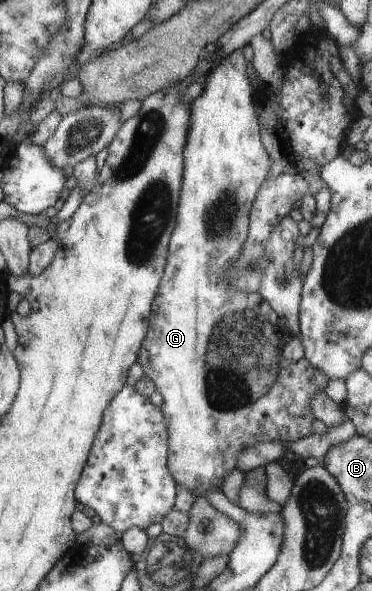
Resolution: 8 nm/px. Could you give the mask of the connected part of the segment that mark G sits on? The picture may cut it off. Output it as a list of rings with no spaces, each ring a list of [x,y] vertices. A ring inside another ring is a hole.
[[[235,50],[227,57],[220,60],[218,66],[212,66],[203,76],[202,90],[197,98],[190,102],[191,124],[189,134],[186,136],[186,145],[183,148],[185,157],[185,167],[183,168],[183,196],[179,196],[179,224],[175,224],[175,236],[171,236],[171,256],[167,256],[167,268],[163,270],[163,284],[159,284],[159,296],[155,296],[155,312],[151,316],[151,328],[147,328],[147,340],[143,342],[143,348],[139,348],[139,354],[145,354],[141,360],[143,373],[153,382],[154,388],[163,398],[160,408],[169,434],[169,459],[167,465],[170,473],[173,474],[175,481],[180,486],[184,486],[197,498],[205,496],[213,488],[221,490],[221,480],[225,474],[237,468],[237,456],[243,448],[255,446],[263,442],[295,442],[313,433],[314,412],[312,410],[312,400],[320,392],[324,392],[327,385],[327,376],[319,372],[317,368],[309,364],[305,358],[297,362],[287,360],[282,357],[279,351],[279,344],[287,342],[287,332],[281,334],[279,330],[279,316],[270,308],[258,292],[241,292],[241,290],[227,290],[227,284],[223,280],[225,270],[229,264],[239,256],[239,250],[245,242],[248,232],[249,212],[253,206],[253,200],[259,190],[259,186],[269,175],[271,160],[261,146],[259,140],[259,126],[257,126],[257,112],[253,108],[253,94],[249,80],[245,76],[245,58],[243,52]]]

